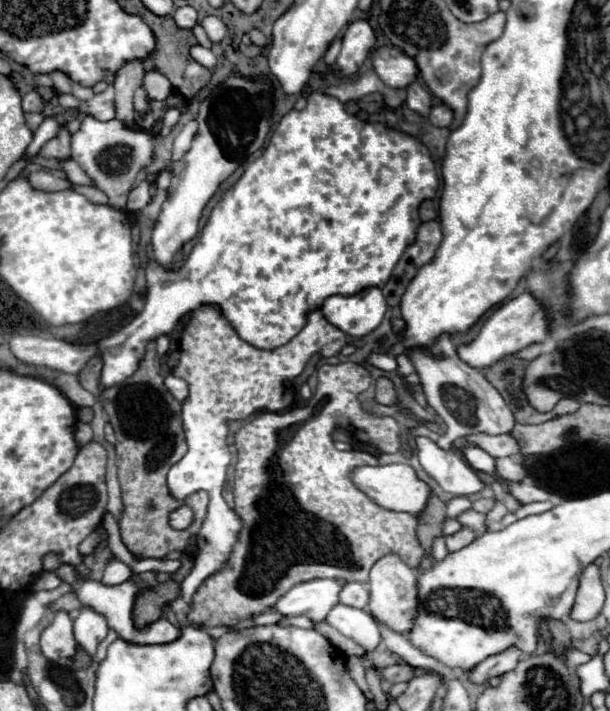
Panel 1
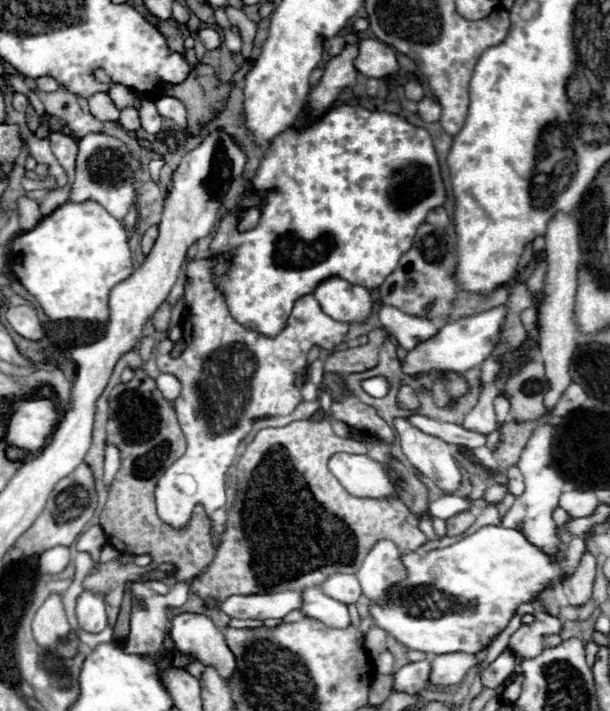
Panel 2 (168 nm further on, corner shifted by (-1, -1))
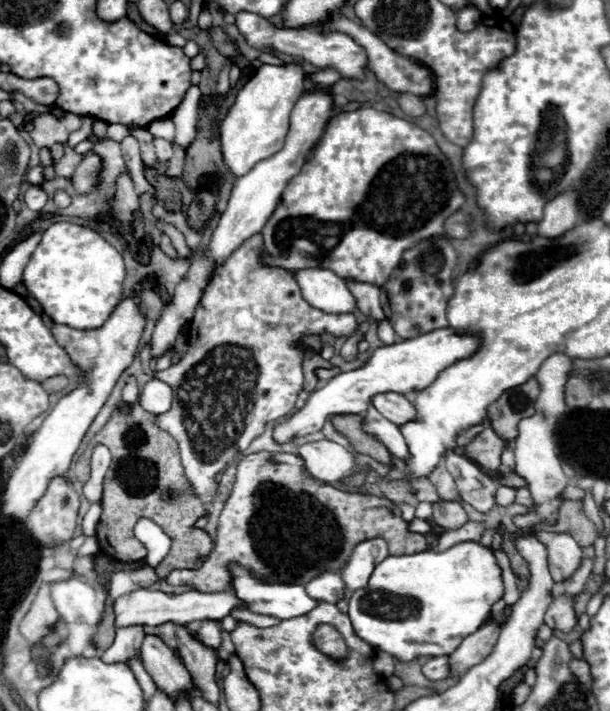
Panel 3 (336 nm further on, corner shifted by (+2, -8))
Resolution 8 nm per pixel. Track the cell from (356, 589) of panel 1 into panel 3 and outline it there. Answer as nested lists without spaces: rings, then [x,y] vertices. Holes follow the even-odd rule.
[[[323,572],[323,576],[317,576],[305,586],[307,594],[319,602],[329,602],[337,604],[339,600],[345,598],[345,582],[341,574],[335,572]]]

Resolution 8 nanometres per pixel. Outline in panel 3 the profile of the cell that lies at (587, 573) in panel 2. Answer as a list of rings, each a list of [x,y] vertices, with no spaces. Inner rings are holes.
[[[537,532],[537,538],[549,550],[549,570],[555,582],[565,582],[581,566],[585,554],[571,534]]]

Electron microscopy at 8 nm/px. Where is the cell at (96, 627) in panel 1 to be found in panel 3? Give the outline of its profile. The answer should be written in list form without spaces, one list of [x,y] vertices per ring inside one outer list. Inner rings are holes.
[[[71,578],[67,582],[51,584],[51,596],[65,622],[81,622],[91,628],[97,628],[101,622],[95,590],[87,580]]]

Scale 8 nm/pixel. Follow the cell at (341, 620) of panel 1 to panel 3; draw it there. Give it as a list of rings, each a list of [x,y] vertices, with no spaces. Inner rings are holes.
[[[233,564],[233,592],[257,614],[275,616],[281,620],[309,614],[319,602],[311,598],[299,584],[263,584],[253,578],[243,566]]]

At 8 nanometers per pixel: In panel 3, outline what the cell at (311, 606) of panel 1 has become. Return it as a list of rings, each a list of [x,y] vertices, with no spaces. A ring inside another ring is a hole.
[[[141,588],[129,596],[115,600],[115,624],[117,626],[159,626],[163,622],[173,624],[193,624],[201,620],[215,620],[221,622],[225,616],[231,614],[233,608],[245,608],[245,602],[235,596],[235,592],[217,592],[217,594],[203,594],[197,590],[187,590],[181,594],[165,594],[159,590]]]

